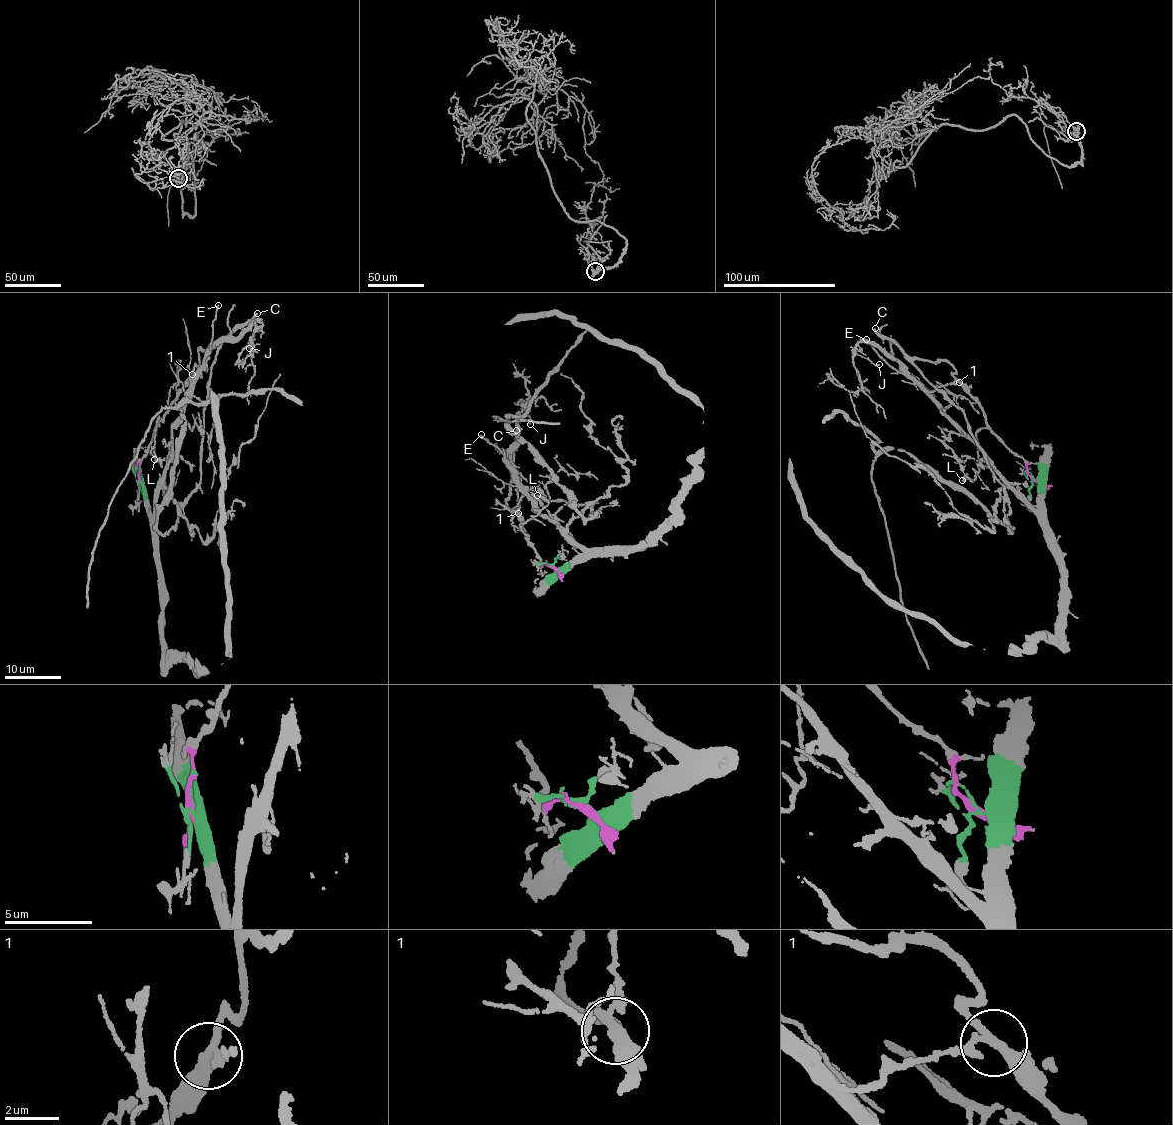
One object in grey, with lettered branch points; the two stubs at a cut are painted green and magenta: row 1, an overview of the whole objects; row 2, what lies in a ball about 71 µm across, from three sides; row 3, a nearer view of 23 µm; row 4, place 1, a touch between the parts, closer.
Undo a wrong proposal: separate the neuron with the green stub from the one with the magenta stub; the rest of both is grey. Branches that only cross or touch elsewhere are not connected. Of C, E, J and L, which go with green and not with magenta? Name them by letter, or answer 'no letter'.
E, J

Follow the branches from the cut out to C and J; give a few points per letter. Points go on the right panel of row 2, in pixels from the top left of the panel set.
C: (1034, 478), (986, 423), (955, 370), (944, 361), (904, 356), (875, 328)
J: (1034, 478), (1037, 504), (1030, 505), (901, 364), (873, 344), (858, 343), (857, 354), (879, 364)

